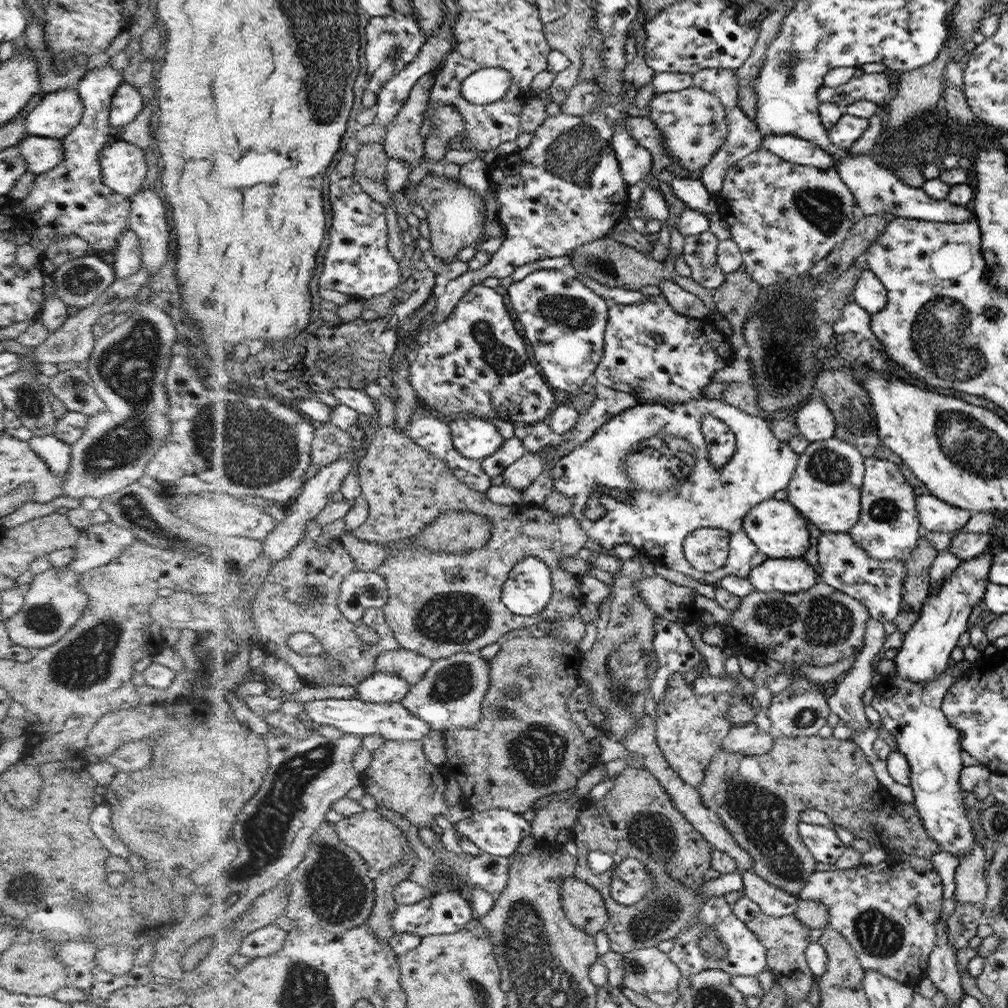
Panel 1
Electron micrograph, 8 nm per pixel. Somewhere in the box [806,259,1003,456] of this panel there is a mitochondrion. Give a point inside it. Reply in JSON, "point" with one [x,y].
{"point":[942,341]}

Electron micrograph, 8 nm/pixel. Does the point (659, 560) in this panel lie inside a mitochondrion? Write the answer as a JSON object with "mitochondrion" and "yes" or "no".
{"mitochondrion":"no"}

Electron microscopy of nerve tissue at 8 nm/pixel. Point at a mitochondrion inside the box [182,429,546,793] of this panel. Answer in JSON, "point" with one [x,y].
{"point":[449,618]}

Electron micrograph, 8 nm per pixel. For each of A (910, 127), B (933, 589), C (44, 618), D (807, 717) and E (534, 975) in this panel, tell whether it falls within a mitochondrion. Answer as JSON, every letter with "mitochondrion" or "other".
{"A":"other","B":"other","C":"mitochondrion","D":"mitochondrion","E":"mitochondrion"}

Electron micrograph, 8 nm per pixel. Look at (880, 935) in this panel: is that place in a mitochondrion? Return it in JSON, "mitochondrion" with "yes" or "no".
{"mitochondrion":"yes"}

